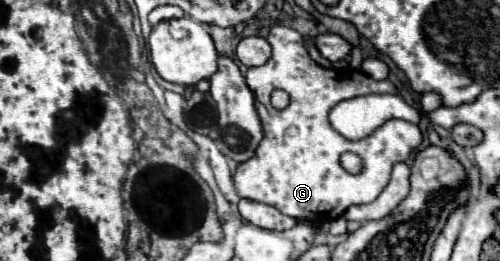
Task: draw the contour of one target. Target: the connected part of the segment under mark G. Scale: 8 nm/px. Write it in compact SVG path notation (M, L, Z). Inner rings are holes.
M274 24L266 40L272 46L270 60L262 66L248 68L246 72L246 84L254 92L256 110L264 126L264 138L252 160L238 166L234 184L242 198L272 204L286 216L320 226L340 218L348 206L372 202L388 184L392 166L396 162L406 162L412 150L418 148L422 132L416 124L394 118L384 122L364 140L344 140L344 136L340 136L328 122L330 110L346 98L362 94L394 94L394 84L388 80L372 80L360 72L346 74L318 66L308 56L304 36L294 28ZM276 88L290 94L290 104L284 110L276 110L270 104L270 94ZM344 152L360 156L362 170L358 174L350 174L342 168L340 156Z

